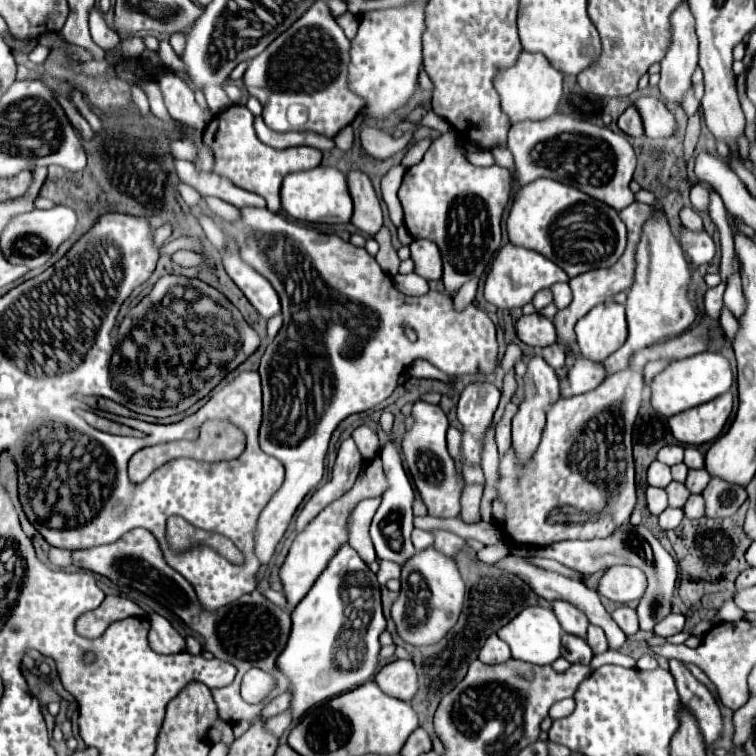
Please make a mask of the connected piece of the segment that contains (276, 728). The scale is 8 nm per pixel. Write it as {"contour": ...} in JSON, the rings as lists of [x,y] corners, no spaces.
{"contour":[[[286,710],[286,712],[282,712],[282,714],[278,714],[278,716],[272,716],[270,720],[266,720],[266,728],[268,728],[272,734],[276,734],[276,736],[282,736],[282,732],[284,732],[290,724],[292,724],[292,712],[290,712],[290,710]]]}

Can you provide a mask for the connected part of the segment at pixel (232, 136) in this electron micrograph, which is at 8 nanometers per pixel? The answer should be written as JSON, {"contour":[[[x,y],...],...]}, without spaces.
{"contour":[[[230,106],[224,112],[216,114],[214,120],[204,128],[204,144],[214,154],[212,172],[228,178],[238,188],[260,194],[266,200],[270,212],[280,212],[282,208],[280,186],[282,186],[284,176],[290,172],[298,172],[298,170],[310,170],[318,166],[322,160],[322,152],[310,146],[276,150],[276,148],[262,144],[254,130],[254,116],[246,106]]]}

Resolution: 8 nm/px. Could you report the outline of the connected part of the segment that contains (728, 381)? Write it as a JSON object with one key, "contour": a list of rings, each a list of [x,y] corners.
{"contour":[[[700,352],[692,358],[674,360],[668,368],[664,368],[658,376],[654,376],[654,380],[650,382],[652,390],[650,404],[654,410],[658,410],[658,414],[670,418],[688,408],[710,402],[712,398],[728,392],[730,386],[732,386],[732,370],[728,360],[718,352]]]}

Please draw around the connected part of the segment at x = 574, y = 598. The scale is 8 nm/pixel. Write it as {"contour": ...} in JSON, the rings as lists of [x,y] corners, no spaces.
{"contour":[[[514,554],[506,556],[504,560],[500,560],[500,562],[498,562],[498,568],[506,570],[506,572],[510,572],[510,574],[524,576],[524,578],[528,580],[528,584],[532,586],[532,590],[536,590],[536,594],[538,594],[538,596],[542,596],[542,598],[546,598],[548,602],[564,600],[564,602],[574,604],[578,610],[582,610],[582,612],[588,616],[588,620],[590,620],[592,624],[600,626],[600,628],[606,632],[606,638],[608,638],[610,648],[620,648],[620,646],[626,642],[624,632],[622,632],[622,630],[620,630],[620,626],[612,620],[612,616],[606,612],[606,608],[604,608],[604,606],[602,606],[602,602],[600,602],[600,596],[598,596],[594,590],[588,590],[580,580],[572,580],[572,578],[566,578],[566,576],[562,576],[562,574],[558,574],[558,572],[550,572],[550,570],[536,568],[536,566],[528,564],[524,558],[514,556]]]}

